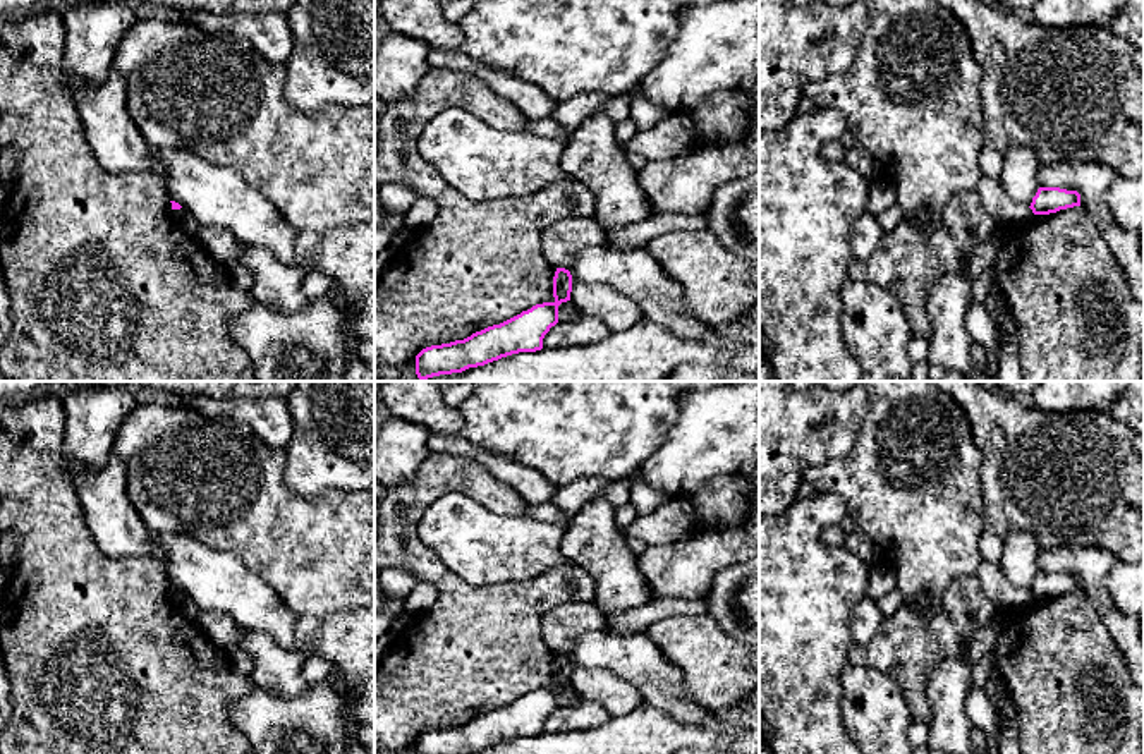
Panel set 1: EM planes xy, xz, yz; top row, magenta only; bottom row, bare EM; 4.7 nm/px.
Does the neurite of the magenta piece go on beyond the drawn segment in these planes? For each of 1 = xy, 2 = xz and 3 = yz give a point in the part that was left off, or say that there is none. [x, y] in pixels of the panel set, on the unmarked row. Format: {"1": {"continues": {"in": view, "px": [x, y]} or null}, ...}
{"1": {"continues": null}, "2": {"continues": null}, "3": {"continues": null}}

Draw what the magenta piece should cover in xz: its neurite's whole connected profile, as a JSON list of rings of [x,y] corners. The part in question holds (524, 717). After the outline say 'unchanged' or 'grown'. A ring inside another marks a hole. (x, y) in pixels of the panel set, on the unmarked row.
[[[557,653],[553,687],[536,689],[464,725],[426,732],[416,740],[416,754],[469,754],[512,739],[541,735],[545,720],[558,708],[558,690],[570,685],[570,677],[570,656]]]; unchanged

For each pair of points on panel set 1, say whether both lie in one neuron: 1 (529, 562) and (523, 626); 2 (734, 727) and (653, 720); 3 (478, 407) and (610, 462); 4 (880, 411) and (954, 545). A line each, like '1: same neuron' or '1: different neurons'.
1: different neurons
2: same neuron
3: same neuron
4: same neuron

